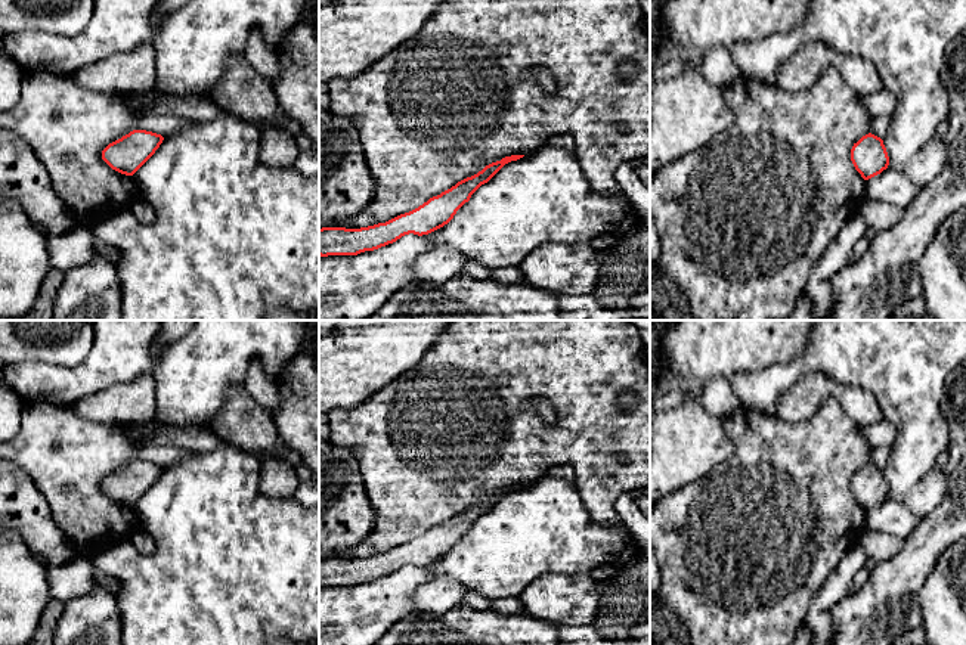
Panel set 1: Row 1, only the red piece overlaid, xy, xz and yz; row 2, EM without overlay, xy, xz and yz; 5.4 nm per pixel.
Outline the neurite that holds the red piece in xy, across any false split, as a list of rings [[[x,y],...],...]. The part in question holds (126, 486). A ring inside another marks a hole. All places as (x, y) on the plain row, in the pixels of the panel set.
[[[133,461],[121,469],[109,474],[102,481],[102,490],[115,502],[133,506],[160,478],[161,465]]]

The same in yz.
[[[871,463],[854,474],[851,491],[864,511],[880,505],[889,496],[889,487],[883,471]]]

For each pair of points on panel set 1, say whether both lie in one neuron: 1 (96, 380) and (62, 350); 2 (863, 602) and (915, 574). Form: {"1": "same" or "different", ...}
{"1": "different", "2": "same"}

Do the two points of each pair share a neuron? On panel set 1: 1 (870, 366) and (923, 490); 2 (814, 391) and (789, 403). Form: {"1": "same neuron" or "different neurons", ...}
{"1": "different neurons", "2": "same neuron"}

